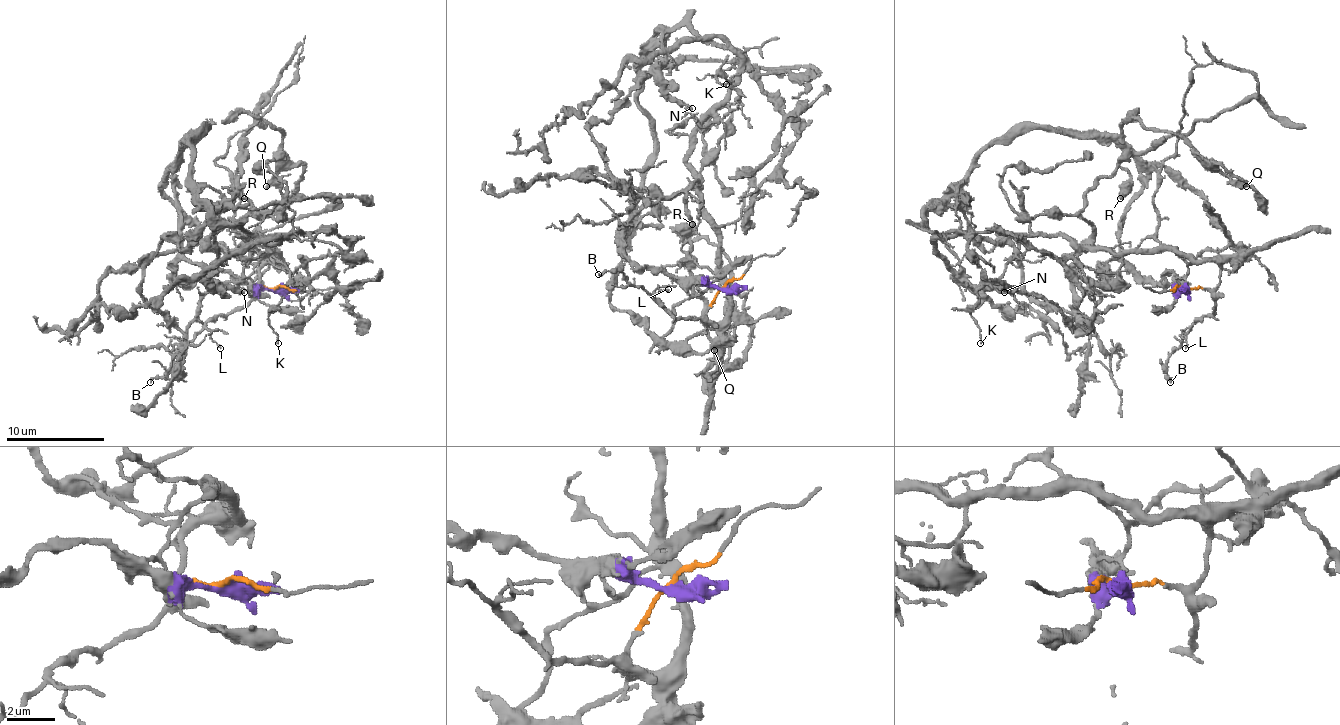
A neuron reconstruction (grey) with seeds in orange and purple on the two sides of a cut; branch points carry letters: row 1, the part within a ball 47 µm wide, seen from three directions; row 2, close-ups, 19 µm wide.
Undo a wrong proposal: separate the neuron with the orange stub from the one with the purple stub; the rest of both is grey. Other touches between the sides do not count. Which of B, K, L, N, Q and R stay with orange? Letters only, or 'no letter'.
B, K, L, R

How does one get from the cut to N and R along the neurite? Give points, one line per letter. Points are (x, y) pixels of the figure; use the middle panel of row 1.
N: (724, 287), (638, 268), (626, 224), (621, 246), (655, 145), (638, 103), (655, 30), (663, 86), (692, 108)
R: (724, 287), (707, 324), (722, 319), (729, 290), (687, 258), (663, 268), (692, 277), (692, 224)

